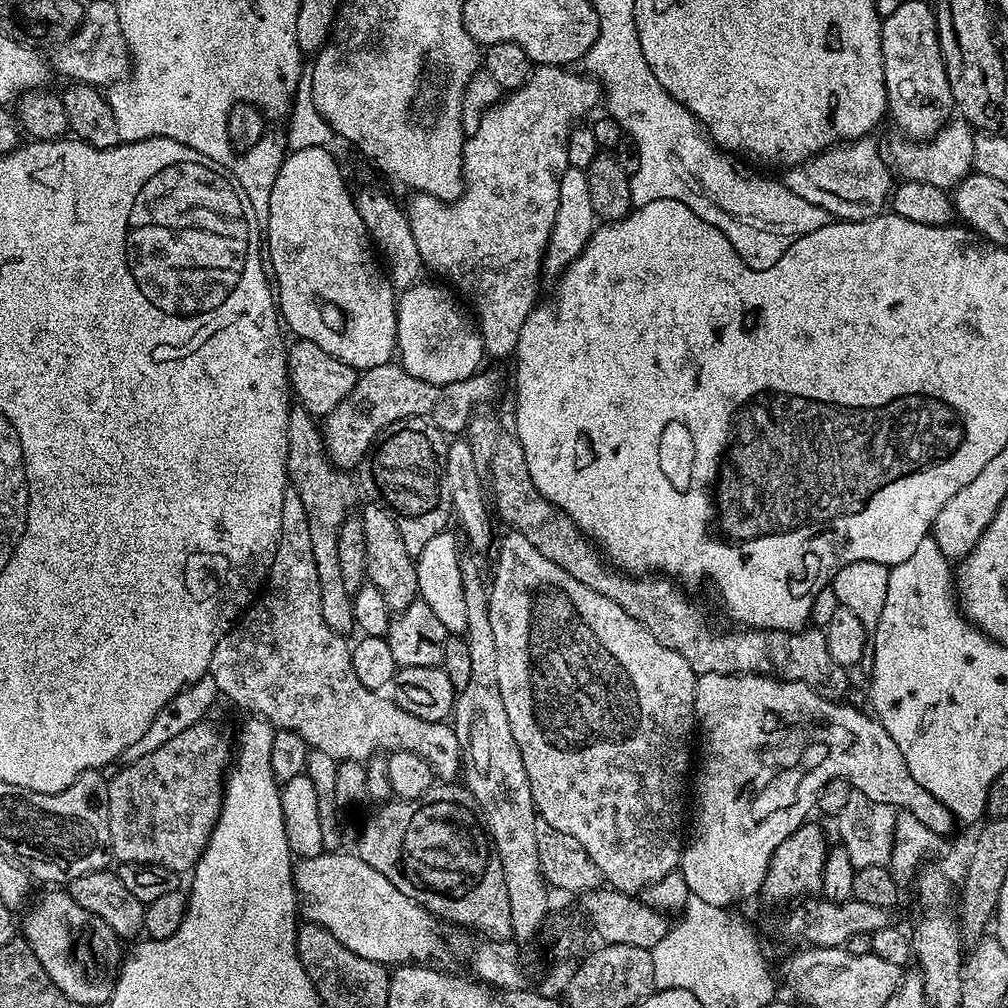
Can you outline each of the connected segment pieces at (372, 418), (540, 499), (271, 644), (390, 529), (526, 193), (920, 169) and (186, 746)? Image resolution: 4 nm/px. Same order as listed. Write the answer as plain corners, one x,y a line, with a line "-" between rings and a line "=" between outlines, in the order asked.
393,362
365,368
357,375
354,390
323,417
324,449
332,460
333,466
352,470
359,465
365,454
372,449
376,436
386,426
410,416
421,418
440,415
438,427
445,434
460,434
468,426
468,420
481,406
495,401
501,395
500,376
496,372
481,370
469,380
459,380
449,384
422,382
422,378
414,378
399,363
=
503,393
499,404
500,408
496,410
499,420
498,446
495,447
490,473
490,492
494,497
495,511
498,516
500,511
501,518
509,524
507,527
511,531
522,534
522,538
528,539
534,550
546,554
546,558
550,558
554,566
562,566
562,570
566,570
570,578
578,578
582,586
590,586
590,590
602,594
602,598
618,602
618,606
622,606
622,610
626,610
630,618
646,626
646,630
650,630
650,634
654,634
654,638
658,638
662,646
670,646
670,650
682,654
682,658
690,662
697,674
709,672
738,676
742,672
754,672
762,676
813,685
817,692
829,698
847,697
844,695
848,692
849,669
830,658
823,631
787,632
773,628
736,626
733,627
733,632
719,632
708,621
707,614
698,605
688,601
687,594
680,589
683,587
675,579
663,574
635,576
606,562
605,557
597,551
593,541
581,532
580,527
558,506
554,506
554,502
547,500
538,490
538,486
534,486
534,478
530,478
526,454
517,434
516,394
=
289,486
284,491
284,497
282,498
282,526
278,538
278,550
274,554
274,562
272,563
272,569
268,572
268,579
251,607
233,624
229,632
225,632
223,638
218,642
218,646
214,646
214,654
210,658
208,671
218,686
220,696
223,699
233,700
240,708
249,708
252,711
249,713
267,720
275,729
285,728
286,730
294,730
294,734
302,734
302,738
308,743
309,749
322,754
330,754
330,758
334,758
338,762
341,760
363,761
365,758
371,758
377,754
413,752
424,758
427,764
432,767
433,773
441,781
455,781
462,772
462,745
455,727
448,722
425,720
423,716
415,716
413,712
407,712
406,709
401,708
395,699
387,700
384,694
379,691
362,686
358,682
358,674
354,674
349,641
344,641
340,636
343,635
337,629
326,626
326,618
322,618
322,594
318,590
318,570
314,567
314,546
310,546
310,522
306,522
306,509
302,507
302,498
298,498
295,488
=
368,502
365,505
362,519
366,534
367,583
382,590
382,598
386,598
386,606
395,614
406,610
410,602
418,599
416,561
406,550
406,542
402,542
402,534
398,534
398,526
394,522
392,513
379,502
=
558,64
535,65
532,69
532,75
528,77
528,80
521,88
511,89
511,91
501,99
500,103
484,111
482,122
478,122
478,130
473,136
467,137
464,141
464,193
462,193
459,198
451,202
445,202
433,196
416,194
411,197
413,200
410,201
409,204
406,204
410,230
414,234
414,243
418,245
418,254
422,254
422,262
424,263
425,269
427,269
429,273
437,272
438,275
445,276
445,278
449,280
447,283
451,285
465,301
468,299
469,302
476,307
474,316
478,321
480,337
484,343
484,351
489,357
511,357
513,353
515,353
516,347
518,346
518,334
522,334
522,326
526,322
526,318
529,314
531,314
534,305
537,303
536,283
539,282
540,276
542,277
544,251
548,248
548,239
554,230
554,218
558,218
558,194
562,186
564,171
569,167
568,136
572,132
574,125
579,121
576,119
578,119
579,116
586,115
596,103
601,103
602,100
602,89
599,80
587,74
581,74
581,76
579,76
578,73
572,71
576,70
569,70
567,67
=
964,119
949,120
931,140
917,142
911,138
899,139
892,144
890,164
901,181
926,182
930,186
952,190
973,171
974,129
=
201,722
170,738
159,750
121,767
116,777
108,780
108,817
112,855
119,863
146,862
166,866
181,874
191,873
206,850
224,801
224,781
234,760
234,744
216,724

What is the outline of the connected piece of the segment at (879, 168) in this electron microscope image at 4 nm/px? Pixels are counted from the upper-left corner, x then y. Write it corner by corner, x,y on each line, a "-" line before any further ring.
872,138
834,144
813,154
801,164
793,164
782,176
782,182
798,198
822,206
829,217
840,222
870,220
885,211
894,187
894,172
889,161
876,149

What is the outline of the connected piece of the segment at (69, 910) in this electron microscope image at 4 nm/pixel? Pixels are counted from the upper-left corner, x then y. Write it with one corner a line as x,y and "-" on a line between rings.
48,890
24,916
22,922
22,939
34,950
38,962
42,962
42,970
50,974
54,986
81,1006
88,1004
107,1005
116,985
116,977
120,974
122,951
121,937
116,936
98,914
90,914
90,910
82,910
78,902
66,890

